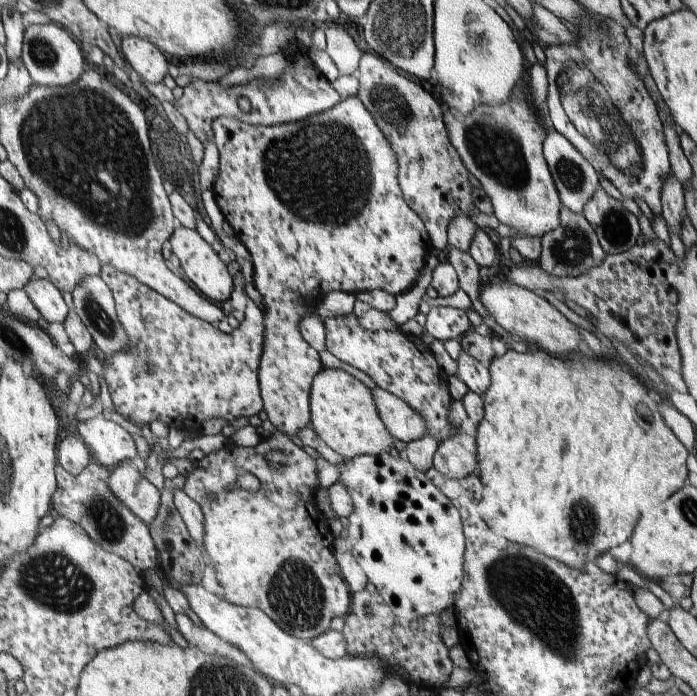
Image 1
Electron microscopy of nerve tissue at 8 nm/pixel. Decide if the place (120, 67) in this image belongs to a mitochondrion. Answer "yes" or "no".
no

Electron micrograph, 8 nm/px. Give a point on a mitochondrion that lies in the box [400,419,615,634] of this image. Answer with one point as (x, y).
(582, 522)

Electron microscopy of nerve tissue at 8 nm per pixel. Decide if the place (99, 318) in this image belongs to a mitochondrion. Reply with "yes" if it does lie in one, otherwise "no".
yes

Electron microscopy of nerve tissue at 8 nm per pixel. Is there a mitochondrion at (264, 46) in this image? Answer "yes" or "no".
no

